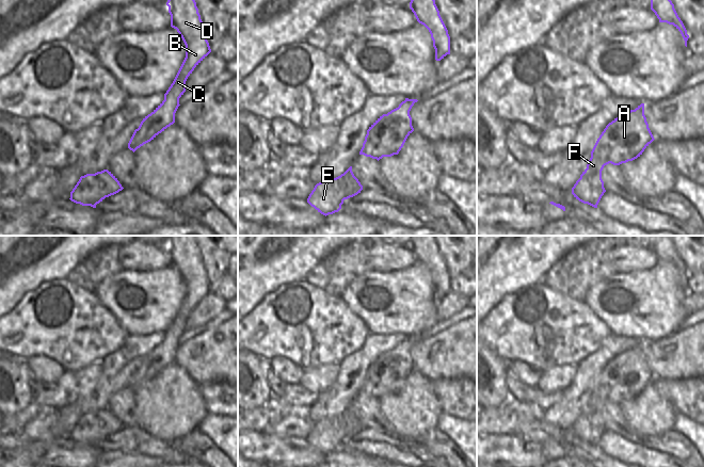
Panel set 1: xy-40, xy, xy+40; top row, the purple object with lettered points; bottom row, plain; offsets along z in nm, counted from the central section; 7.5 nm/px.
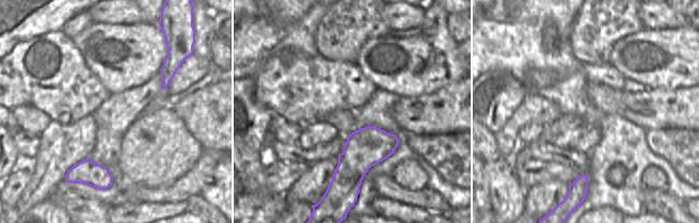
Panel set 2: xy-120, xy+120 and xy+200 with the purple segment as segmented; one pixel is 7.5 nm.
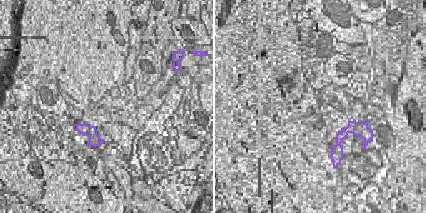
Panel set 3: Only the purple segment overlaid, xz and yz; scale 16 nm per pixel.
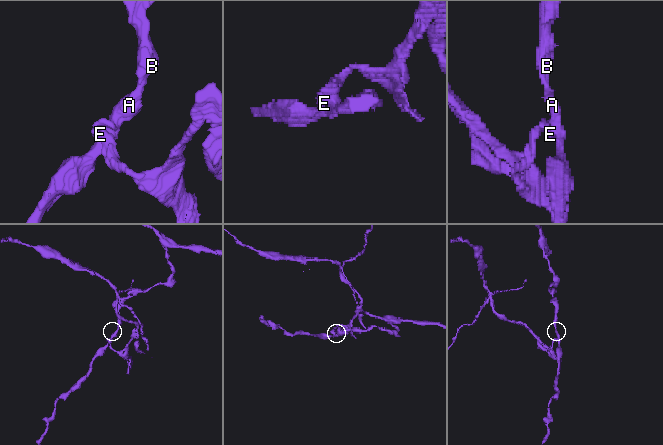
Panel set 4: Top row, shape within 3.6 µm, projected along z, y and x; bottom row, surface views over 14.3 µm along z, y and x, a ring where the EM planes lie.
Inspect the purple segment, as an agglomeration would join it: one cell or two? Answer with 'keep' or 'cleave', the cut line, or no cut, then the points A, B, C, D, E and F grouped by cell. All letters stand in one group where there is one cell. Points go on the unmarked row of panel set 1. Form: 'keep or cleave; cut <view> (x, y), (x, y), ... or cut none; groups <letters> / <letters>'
cleave; cut xy (354, 415), (347, 420), (348, 436); groups A B C D F / E

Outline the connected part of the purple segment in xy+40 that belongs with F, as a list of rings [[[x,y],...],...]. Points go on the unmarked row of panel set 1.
[[[644,342],[614,357],[597,377],[587,407],[572,426],[574,436],[597,447],[606,431],[602,418],[604,405],[637,398],[654,379],[644,354]]]

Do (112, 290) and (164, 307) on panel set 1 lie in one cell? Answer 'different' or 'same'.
same

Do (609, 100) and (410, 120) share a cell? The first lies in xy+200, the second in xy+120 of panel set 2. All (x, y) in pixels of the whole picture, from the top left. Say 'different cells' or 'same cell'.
same cell

